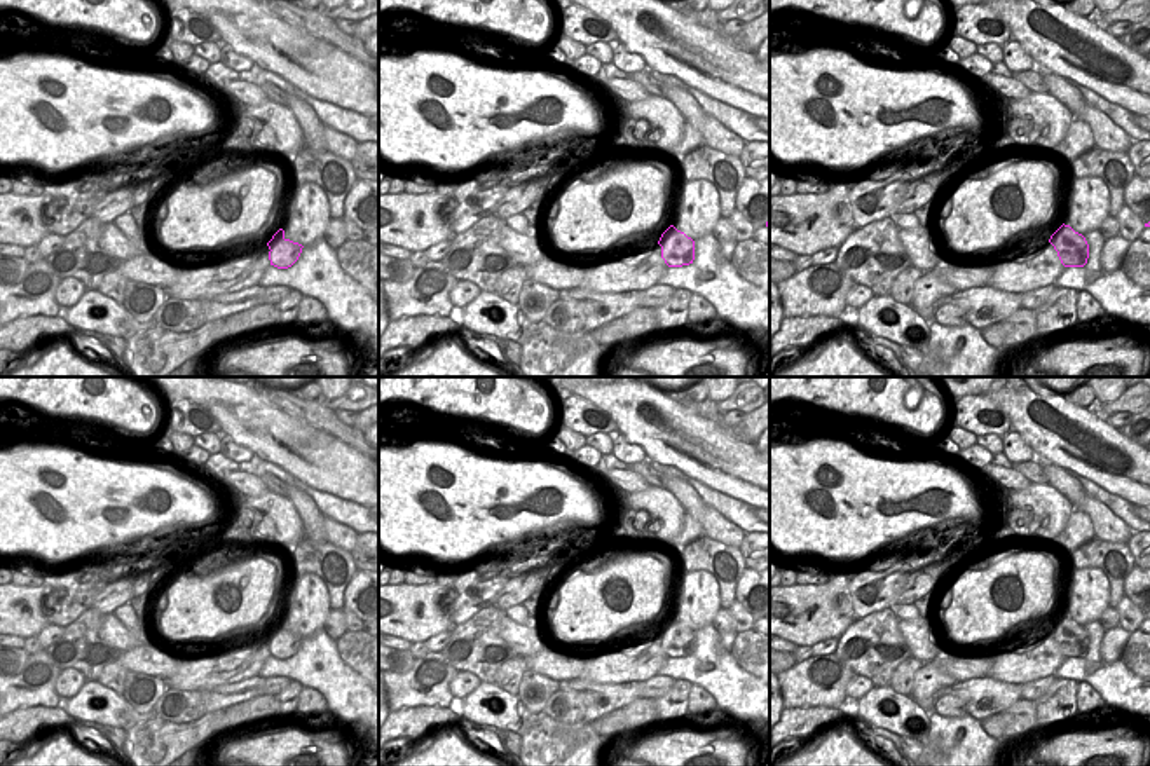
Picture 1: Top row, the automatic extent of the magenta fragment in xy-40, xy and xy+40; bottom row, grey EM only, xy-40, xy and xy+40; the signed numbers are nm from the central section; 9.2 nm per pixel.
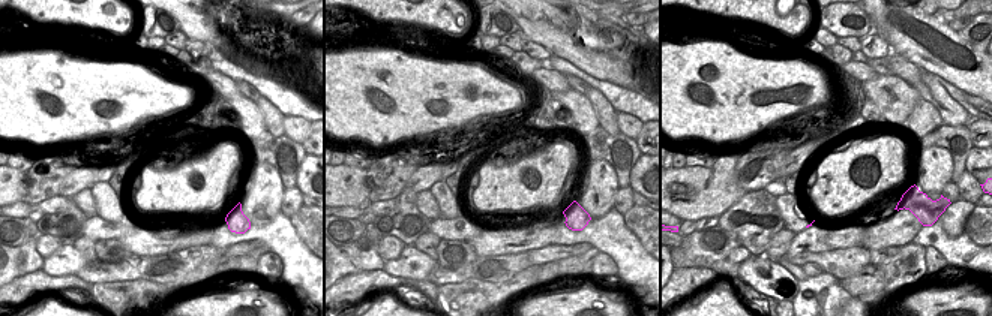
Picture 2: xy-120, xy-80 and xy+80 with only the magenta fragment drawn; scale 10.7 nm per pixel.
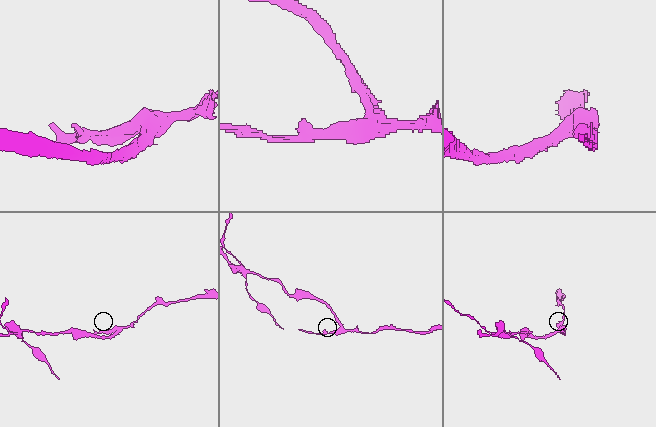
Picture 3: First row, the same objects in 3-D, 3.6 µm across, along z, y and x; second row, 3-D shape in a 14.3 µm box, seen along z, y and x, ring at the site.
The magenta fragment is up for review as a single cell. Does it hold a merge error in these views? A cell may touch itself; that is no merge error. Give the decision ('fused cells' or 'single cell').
fused cells

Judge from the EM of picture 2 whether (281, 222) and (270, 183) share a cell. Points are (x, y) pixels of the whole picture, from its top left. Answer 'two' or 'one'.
two

